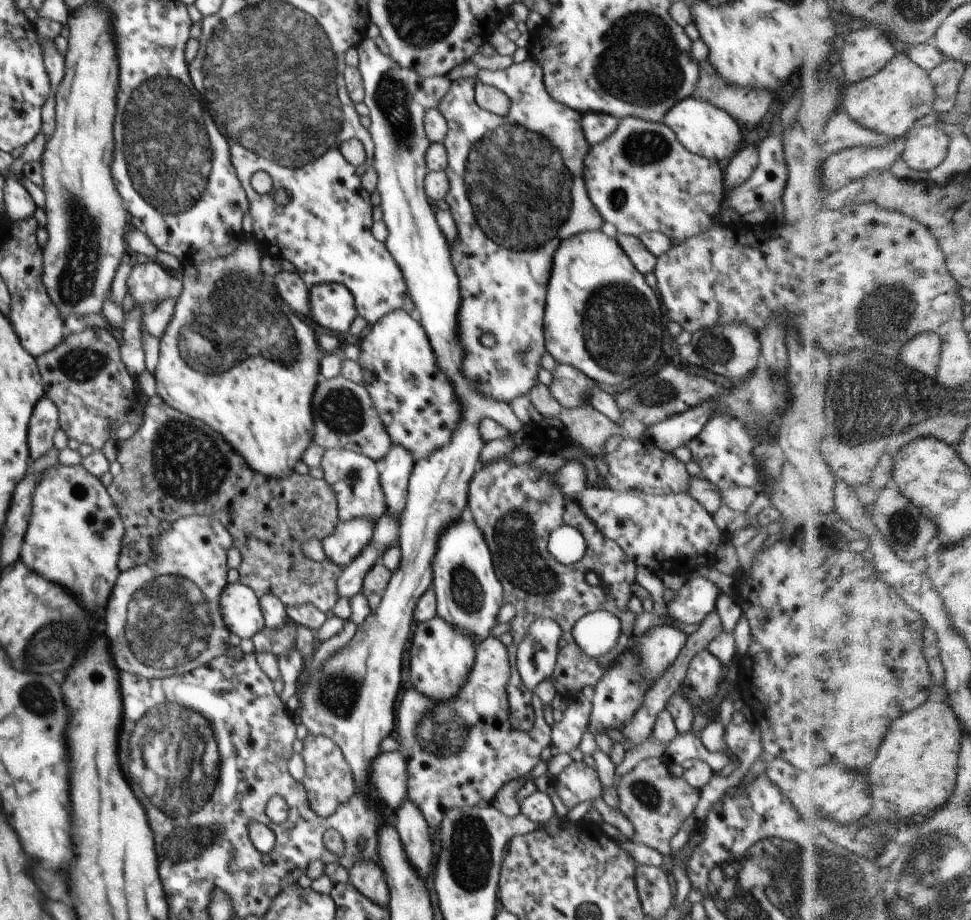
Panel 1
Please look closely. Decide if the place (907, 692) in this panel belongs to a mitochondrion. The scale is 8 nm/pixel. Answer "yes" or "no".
no

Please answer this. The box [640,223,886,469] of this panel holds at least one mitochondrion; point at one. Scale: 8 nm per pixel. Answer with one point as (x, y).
(705, 352)

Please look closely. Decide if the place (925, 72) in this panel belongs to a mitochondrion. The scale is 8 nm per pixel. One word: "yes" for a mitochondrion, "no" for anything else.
no

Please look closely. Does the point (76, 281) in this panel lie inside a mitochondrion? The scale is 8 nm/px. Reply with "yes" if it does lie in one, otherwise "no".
yes

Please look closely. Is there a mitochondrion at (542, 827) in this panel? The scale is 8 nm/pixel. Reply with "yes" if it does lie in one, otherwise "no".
no

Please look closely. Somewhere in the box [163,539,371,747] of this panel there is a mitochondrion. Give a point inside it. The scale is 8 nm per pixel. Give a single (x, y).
(336, 695)

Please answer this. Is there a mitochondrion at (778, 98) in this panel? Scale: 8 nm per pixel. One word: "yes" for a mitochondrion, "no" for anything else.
no

